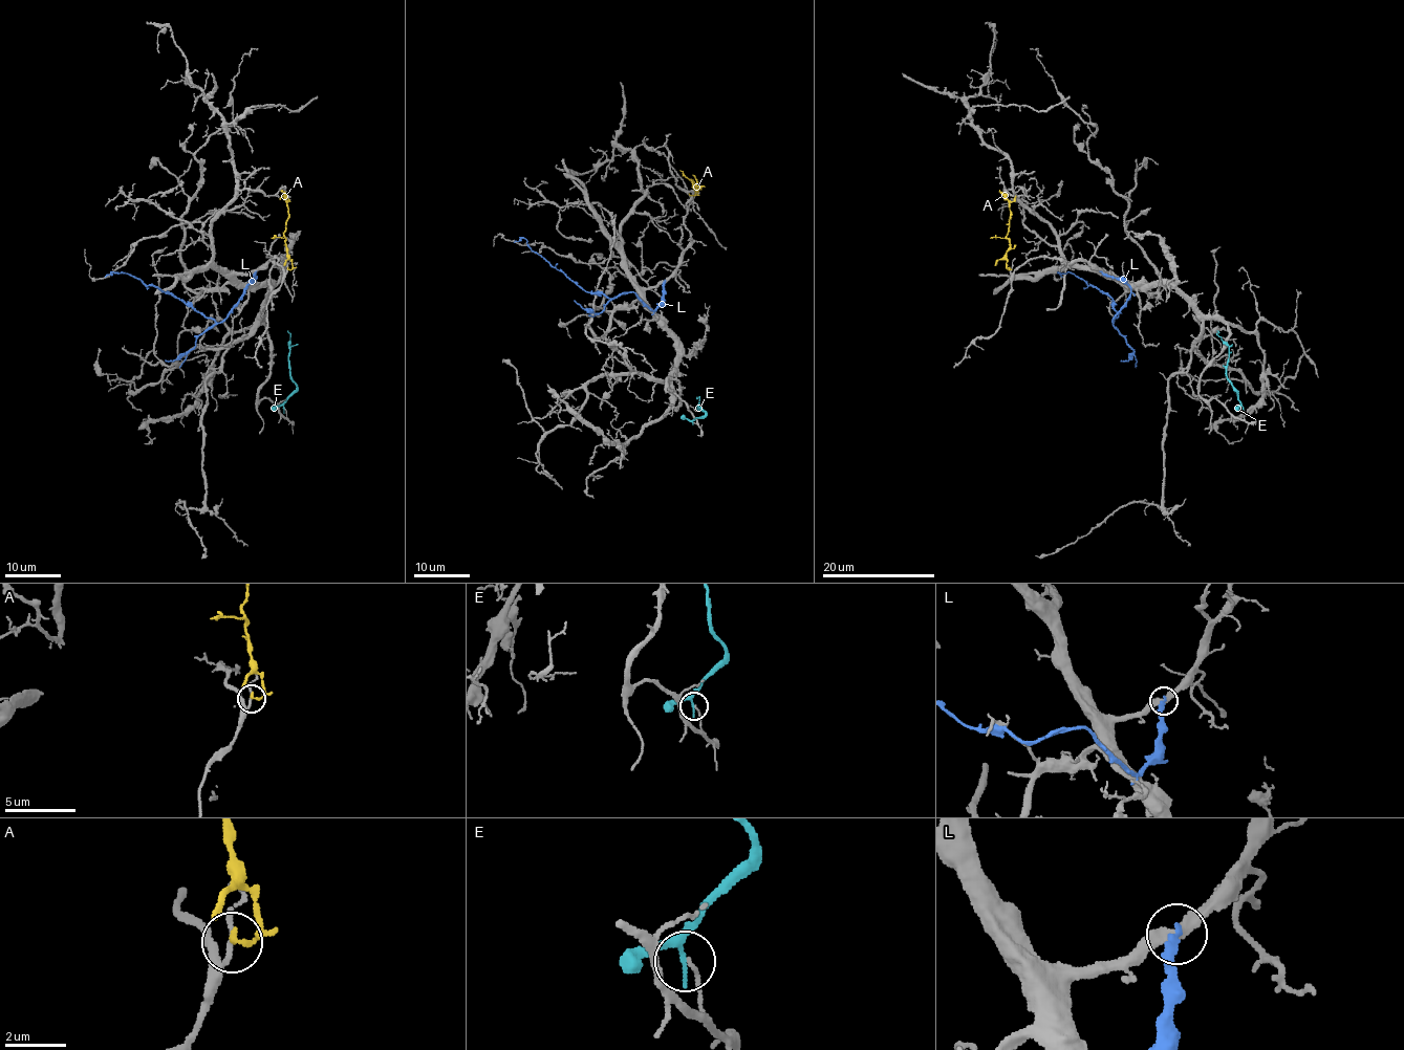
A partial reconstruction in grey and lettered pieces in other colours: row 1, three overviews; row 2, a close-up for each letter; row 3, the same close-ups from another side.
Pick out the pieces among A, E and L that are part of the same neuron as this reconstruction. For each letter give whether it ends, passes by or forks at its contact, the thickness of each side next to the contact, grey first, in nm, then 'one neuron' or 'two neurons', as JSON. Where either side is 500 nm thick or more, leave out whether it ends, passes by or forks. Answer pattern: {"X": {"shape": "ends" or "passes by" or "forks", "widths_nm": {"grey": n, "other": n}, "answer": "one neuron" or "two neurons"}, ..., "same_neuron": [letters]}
{"A": {"shape": "ends", "widths_nm": {"grey": 140, "other": 170}, "answer": "two neurons"}, "E": {"shape": "passes by", "widths_nm": {"grey": 120, "other": 190}, "answer": "two neurons"}, "L": {"shape": "ends", "widths_nm": {"grey": 360, "other": 320}, "answer": "two neurons"}, "same_neuron": []}

